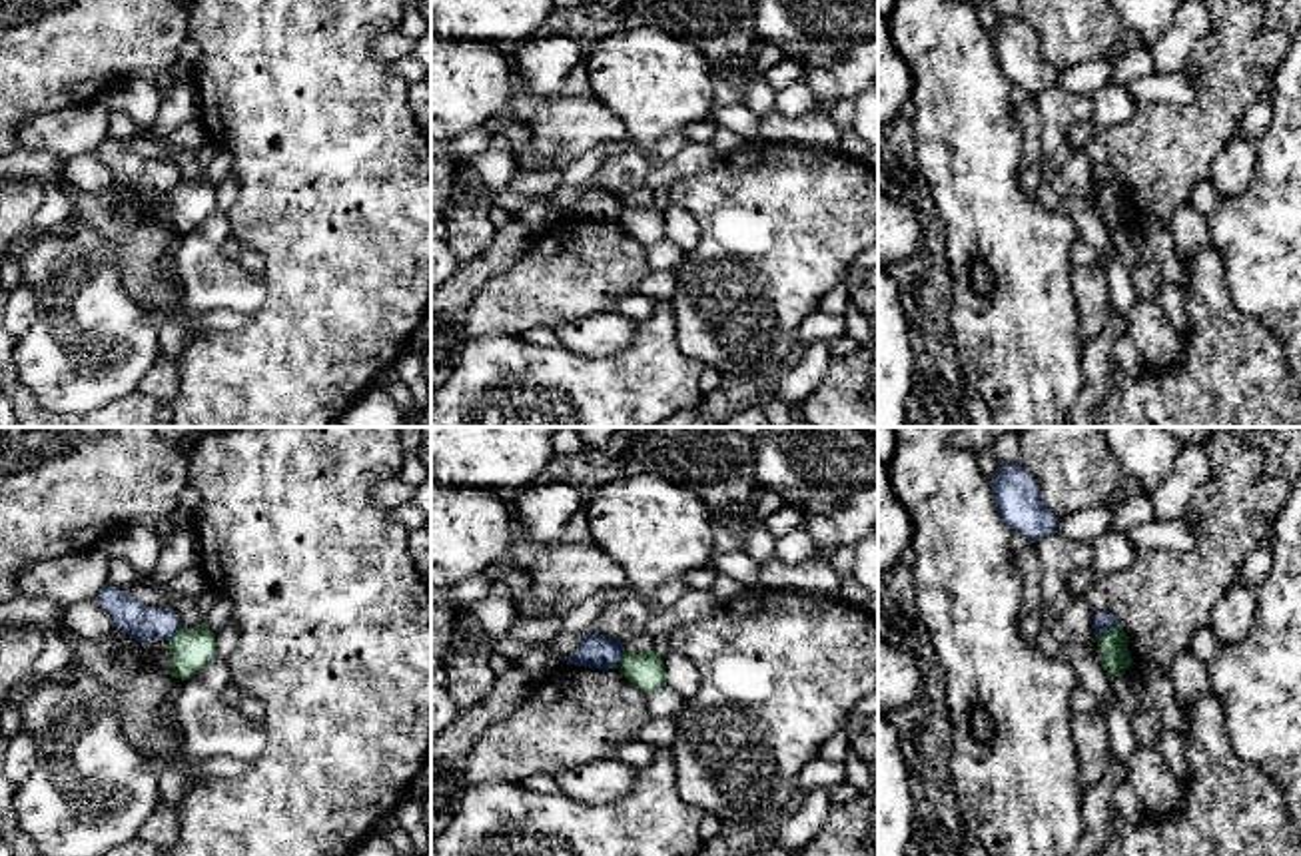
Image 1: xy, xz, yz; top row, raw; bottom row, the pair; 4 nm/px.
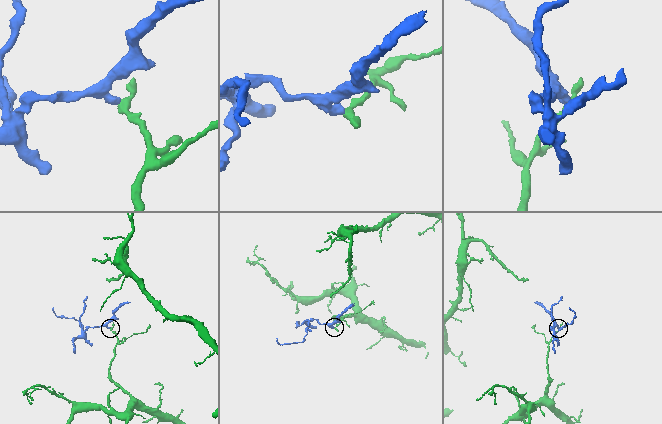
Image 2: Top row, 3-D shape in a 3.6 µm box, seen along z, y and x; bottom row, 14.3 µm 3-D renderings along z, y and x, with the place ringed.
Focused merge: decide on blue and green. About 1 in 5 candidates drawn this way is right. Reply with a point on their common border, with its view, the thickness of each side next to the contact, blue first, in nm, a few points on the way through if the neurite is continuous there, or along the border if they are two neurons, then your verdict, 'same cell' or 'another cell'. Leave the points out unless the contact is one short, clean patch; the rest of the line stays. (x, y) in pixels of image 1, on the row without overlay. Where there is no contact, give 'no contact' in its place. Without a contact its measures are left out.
meets blue in yz at (1108, 182); 80 nm thick on the blue side, 120 nm on the other; border along yz (1118, 176), (1100, 188); another cell

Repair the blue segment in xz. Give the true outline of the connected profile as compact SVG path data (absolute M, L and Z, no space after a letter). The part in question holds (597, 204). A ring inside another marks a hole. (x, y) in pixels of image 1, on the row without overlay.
M585 188L577 206L567 214L567 217L589 219L589 221L617 221L623 212L623 196L607 188Z

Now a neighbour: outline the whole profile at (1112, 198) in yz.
M1119 176L1111 184L1097 190L1097 206L1109 233L1123 227L1131 219L1127 190Z

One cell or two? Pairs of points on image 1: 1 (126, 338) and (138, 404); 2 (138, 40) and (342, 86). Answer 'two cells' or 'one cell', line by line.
1: two cells
2: two cells

